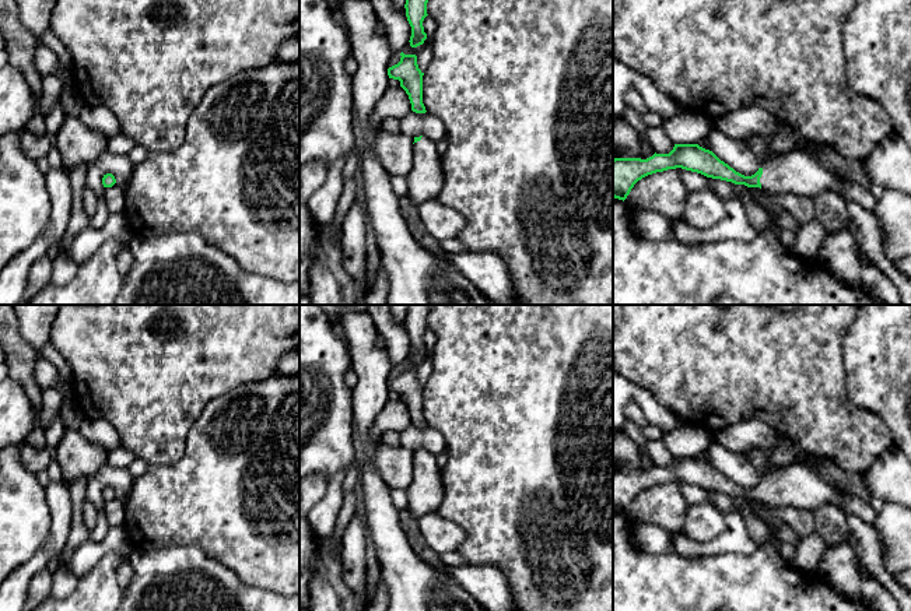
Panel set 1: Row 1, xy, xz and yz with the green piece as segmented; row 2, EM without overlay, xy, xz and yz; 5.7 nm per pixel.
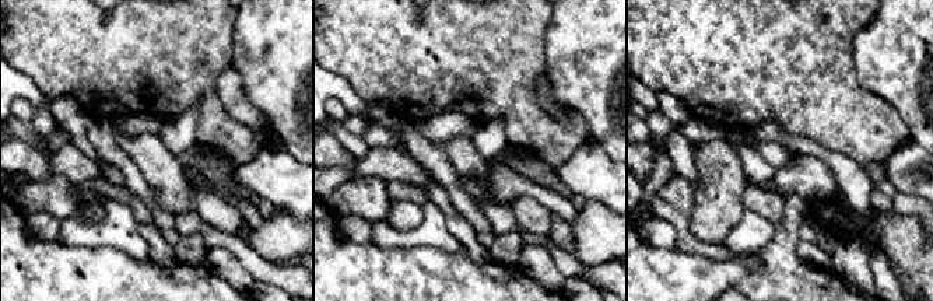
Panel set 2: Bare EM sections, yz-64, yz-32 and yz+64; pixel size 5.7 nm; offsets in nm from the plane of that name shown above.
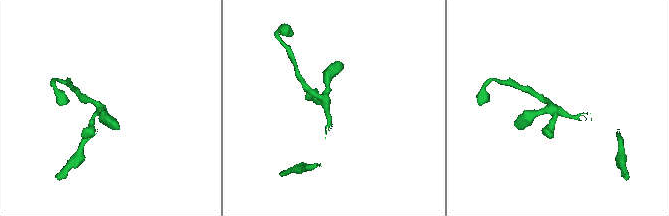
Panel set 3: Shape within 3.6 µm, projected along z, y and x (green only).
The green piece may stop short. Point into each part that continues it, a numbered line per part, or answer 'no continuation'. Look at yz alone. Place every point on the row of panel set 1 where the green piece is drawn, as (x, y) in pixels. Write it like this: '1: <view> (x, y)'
1: yz (795, 172)

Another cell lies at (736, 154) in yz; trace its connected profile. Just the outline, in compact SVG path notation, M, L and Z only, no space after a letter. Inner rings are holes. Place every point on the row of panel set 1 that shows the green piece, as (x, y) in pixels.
M715 123L709 129L708 143L711 151L736 172L751 176L758 171L760 164L746 141L726 136Z

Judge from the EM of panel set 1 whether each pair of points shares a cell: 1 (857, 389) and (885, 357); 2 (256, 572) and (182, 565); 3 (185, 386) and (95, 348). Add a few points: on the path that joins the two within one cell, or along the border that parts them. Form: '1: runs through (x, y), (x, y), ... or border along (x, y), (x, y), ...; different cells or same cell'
1: runs through (865, 381), (880, 365); same cell
2: border along (202, 551), (228, 566), (245, 583), (258, 587); different cells
3: runs through (163, 364), (147, 348), (118, 348); same cell

